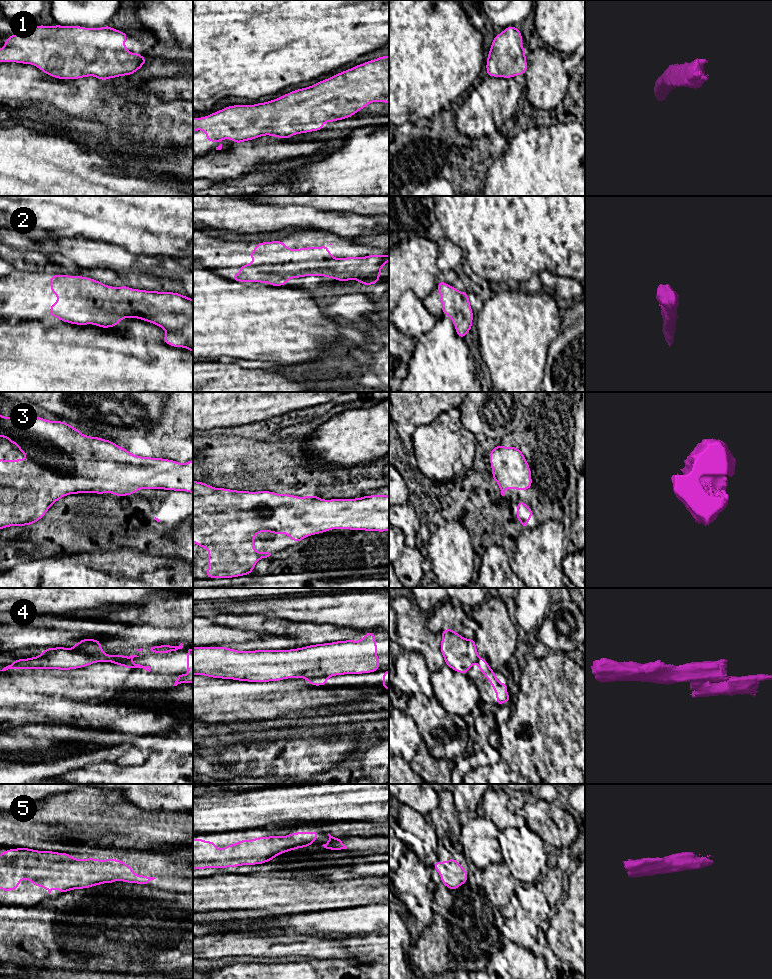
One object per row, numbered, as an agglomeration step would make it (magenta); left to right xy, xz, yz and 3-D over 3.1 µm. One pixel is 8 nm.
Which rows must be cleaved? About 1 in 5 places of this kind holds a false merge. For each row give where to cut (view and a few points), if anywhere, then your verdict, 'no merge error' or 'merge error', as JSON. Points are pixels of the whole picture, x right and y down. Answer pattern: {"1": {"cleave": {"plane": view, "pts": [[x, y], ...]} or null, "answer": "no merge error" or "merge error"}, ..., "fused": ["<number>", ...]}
{"1": {"cleave": null, "answer": "no merge error"}, "2": {"cleave": null, "answer": "no merge error"}, "3": {"cleave": null, "answer": "no merge error"}, "4": {"cleave": {"plane": "xz", "pts": [[327, 676], [310, 677], [308, 679]]}, "answer": "merge error"}, "5": {"cleave": null, "answer": "no merge error"}, "fused": ["4"]}

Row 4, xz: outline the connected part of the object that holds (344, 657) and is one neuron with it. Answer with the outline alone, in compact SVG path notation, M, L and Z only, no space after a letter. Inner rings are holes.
M367 632L360 641L344 640L308 645L289 650L239 651L228 647L193 647L193 675L247 682L271 682L289 678L332 677L379 671L375 632Z

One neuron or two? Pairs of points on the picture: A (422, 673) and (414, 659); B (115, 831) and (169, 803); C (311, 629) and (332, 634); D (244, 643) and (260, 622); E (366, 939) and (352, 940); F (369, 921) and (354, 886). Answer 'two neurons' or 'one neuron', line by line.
A: one neuron
B: two neurons
C: one neuron
D: two neurons
E: one neuron
F: two neurons

